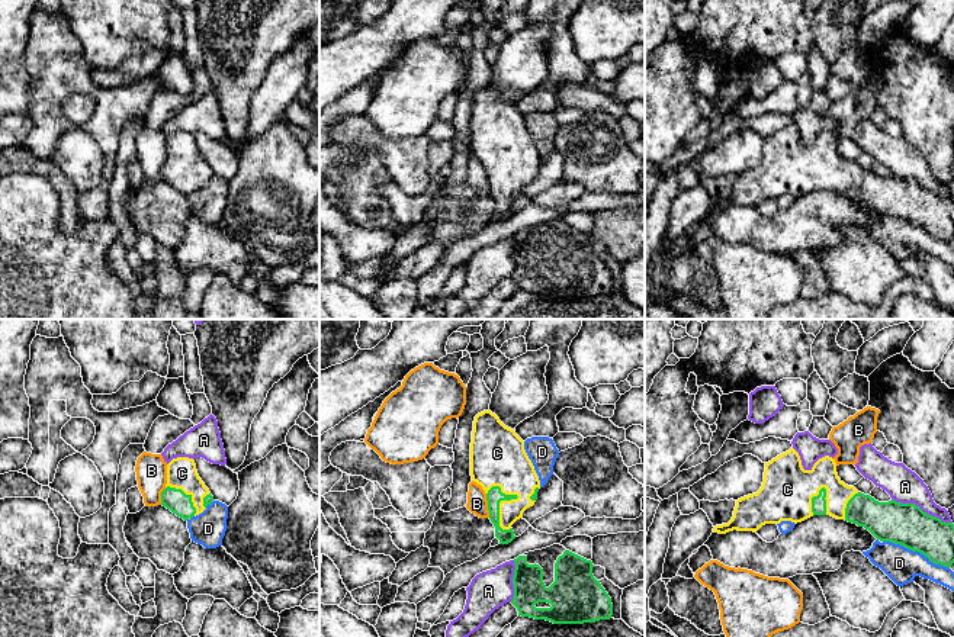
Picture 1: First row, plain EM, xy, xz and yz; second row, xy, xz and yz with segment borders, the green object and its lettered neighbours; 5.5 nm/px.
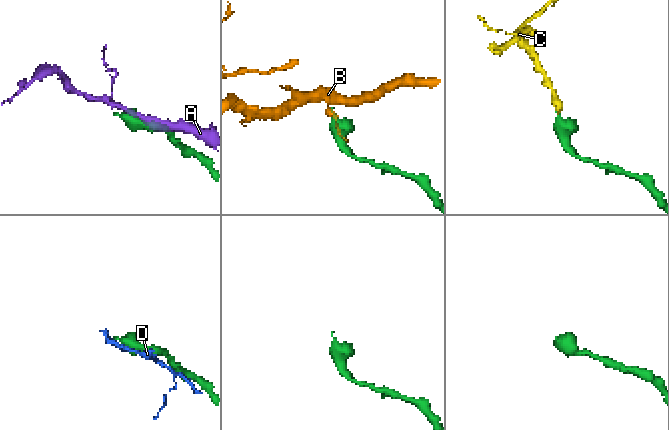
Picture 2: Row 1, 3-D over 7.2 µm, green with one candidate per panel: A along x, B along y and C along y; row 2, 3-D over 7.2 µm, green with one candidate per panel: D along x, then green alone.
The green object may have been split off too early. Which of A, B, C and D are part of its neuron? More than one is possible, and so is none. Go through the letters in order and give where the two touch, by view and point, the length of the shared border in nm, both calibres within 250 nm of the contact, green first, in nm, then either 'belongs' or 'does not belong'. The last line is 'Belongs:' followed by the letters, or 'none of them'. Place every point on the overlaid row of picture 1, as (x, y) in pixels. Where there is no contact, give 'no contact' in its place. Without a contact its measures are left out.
A: yz (921, 510) | 360 nm | 240/190 nm | does not belong
B: xz (488, 505) | 140 nm | 90/110 nm | does not belong
C: xz (506, 499) | 280 nm | 90/300 nm | belongs
D: yz (916, 550) | 400 nm | 240/190 nm | does not belong
Belongs: C

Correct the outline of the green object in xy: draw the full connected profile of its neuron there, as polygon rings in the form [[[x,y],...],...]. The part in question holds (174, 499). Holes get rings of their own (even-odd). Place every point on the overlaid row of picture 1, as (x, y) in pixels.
[[[177,457],[167,464],[167,485],[161,505],[184,521],[202,514],[213,496],[197,474],[193,459]]]

